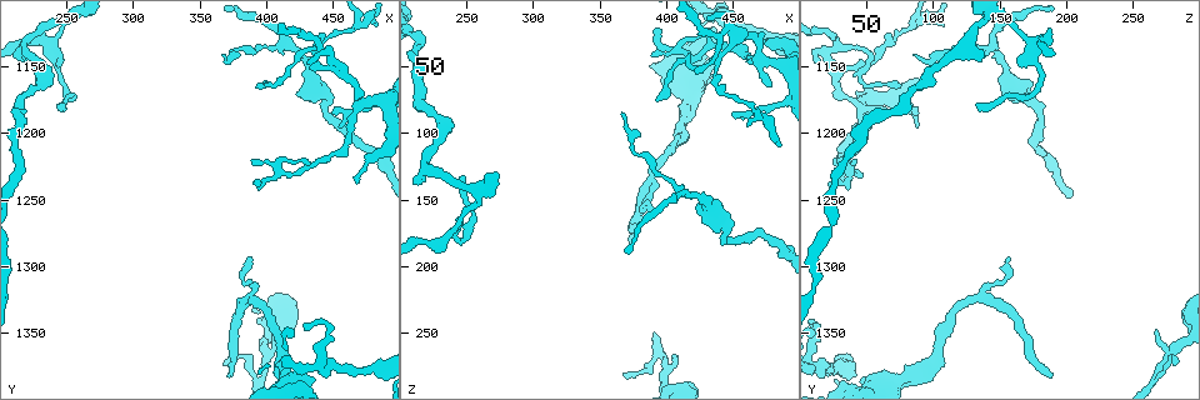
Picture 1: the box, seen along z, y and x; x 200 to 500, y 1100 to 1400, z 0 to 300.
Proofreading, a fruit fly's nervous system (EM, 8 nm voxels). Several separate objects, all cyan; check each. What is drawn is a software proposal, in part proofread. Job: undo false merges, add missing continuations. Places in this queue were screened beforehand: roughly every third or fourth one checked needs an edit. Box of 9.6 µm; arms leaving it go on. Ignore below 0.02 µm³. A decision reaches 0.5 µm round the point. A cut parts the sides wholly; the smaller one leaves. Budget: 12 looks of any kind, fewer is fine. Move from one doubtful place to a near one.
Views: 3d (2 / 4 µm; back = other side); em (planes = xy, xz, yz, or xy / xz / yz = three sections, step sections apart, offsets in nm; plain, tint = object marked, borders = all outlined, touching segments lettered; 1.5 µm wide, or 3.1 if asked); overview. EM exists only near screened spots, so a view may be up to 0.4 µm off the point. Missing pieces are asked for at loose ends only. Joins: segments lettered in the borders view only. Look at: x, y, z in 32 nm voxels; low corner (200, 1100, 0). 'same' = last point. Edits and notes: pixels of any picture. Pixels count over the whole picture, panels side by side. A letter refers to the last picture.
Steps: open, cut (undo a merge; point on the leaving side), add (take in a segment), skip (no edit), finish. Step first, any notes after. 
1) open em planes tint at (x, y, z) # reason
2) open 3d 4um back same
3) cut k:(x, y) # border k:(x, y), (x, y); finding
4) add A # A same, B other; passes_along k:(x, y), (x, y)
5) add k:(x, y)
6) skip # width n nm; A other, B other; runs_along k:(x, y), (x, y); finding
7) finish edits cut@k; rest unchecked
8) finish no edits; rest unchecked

open 3d 4um at (218, 1134, 126) # sharp bend

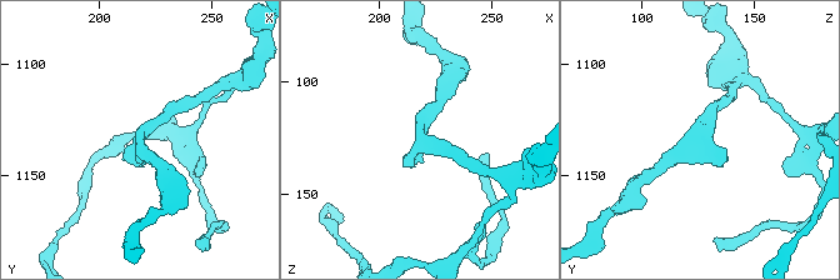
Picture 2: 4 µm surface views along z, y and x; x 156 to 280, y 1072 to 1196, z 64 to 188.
open em xz step 4 borders at (219, 1135, 126) # shape alone is not enough

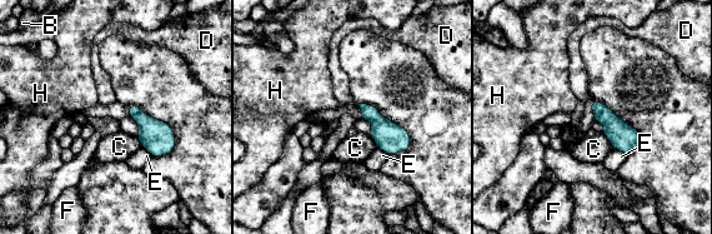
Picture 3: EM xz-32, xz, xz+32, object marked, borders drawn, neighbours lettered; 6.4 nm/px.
open em planes borders same # cut it another way

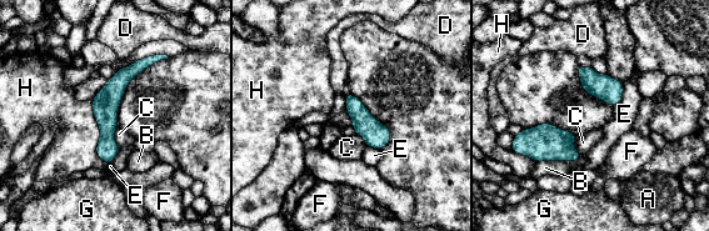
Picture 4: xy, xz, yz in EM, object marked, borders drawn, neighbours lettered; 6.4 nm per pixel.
skip # longest_contact H 440 nm; A other, B other, C other, D other, E other, F other, G other, H other; border 4:(116, 126), (114, 140), (120, 147); one neuron here

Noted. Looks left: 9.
open 3d 2um at (390, 1292, 158) # tapers out

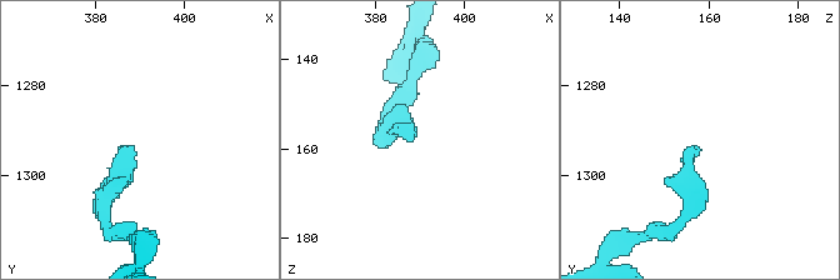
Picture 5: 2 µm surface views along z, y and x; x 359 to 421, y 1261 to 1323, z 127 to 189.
open em yz step 4 tint at (389, 1293, 156)

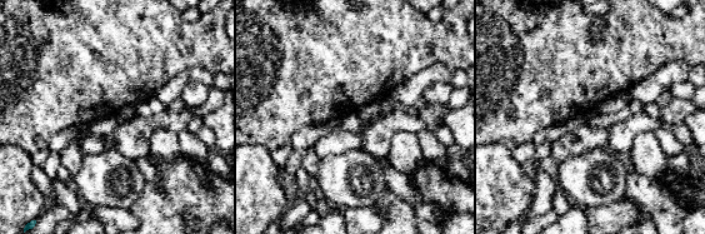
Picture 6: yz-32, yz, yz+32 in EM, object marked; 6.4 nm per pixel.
open em planes borders same

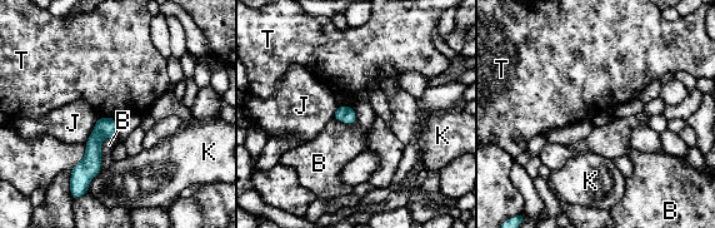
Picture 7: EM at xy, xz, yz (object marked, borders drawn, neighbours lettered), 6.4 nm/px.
skip # B other, J other, K other, T other; border 7:(100, 115), (115, 119); no lettered segment goes on from it

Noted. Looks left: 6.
open 3d 2um back at (372, 1384, 188) # end of a long branch

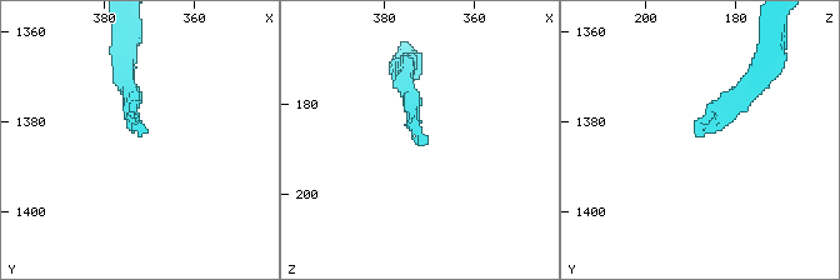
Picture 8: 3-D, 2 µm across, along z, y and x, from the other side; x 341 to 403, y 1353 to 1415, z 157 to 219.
open em planes borders at (370, 1383, 189) # shape alone is not enough

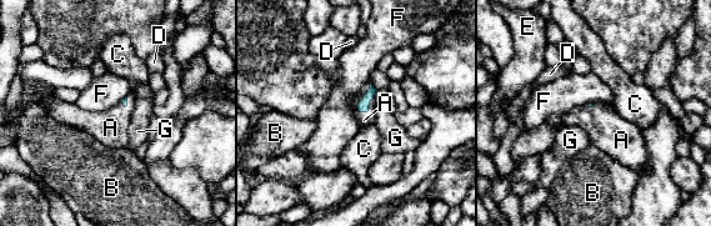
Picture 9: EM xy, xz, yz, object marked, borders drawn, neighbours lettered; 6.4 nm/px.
add A # A same, B other, C other, D other, E other, F other, G other; passes_along 9:(362, 106), (359, 103), (364, 120); the neuron continues

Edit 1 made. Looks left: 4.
open 3d 4um at (398, 1378, 268) # abrupt turn

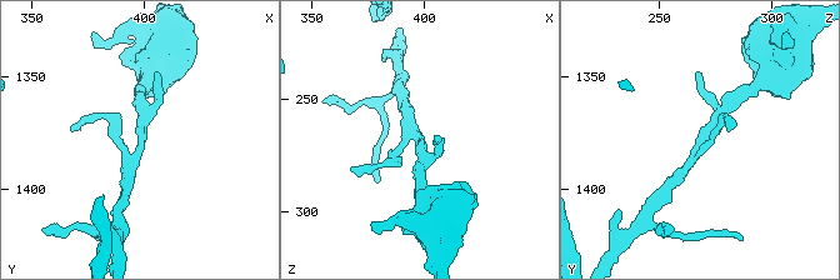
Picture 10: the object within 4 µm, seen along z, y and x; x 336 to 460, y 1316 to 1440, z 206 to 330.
open em planes tint at (398, 1381, 270)

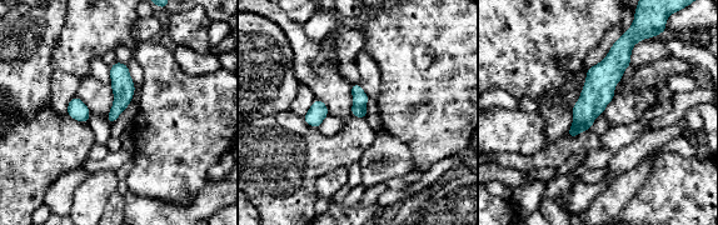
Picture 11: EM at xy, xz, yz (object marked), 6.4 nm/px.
open em planes borders same # what lies round it

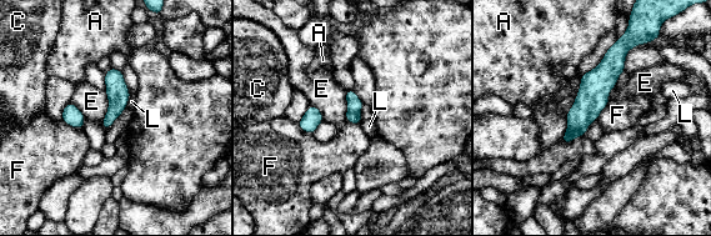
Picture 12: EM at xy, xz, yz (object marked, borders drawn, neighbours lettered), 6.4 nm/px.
skip # A other, C other, E other, F other, L other; runs_along 12:(619, 46), (611, 68), (566, 139); continuous, no second neuron

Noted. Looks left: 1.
finish edits add@9; rest unchecked

